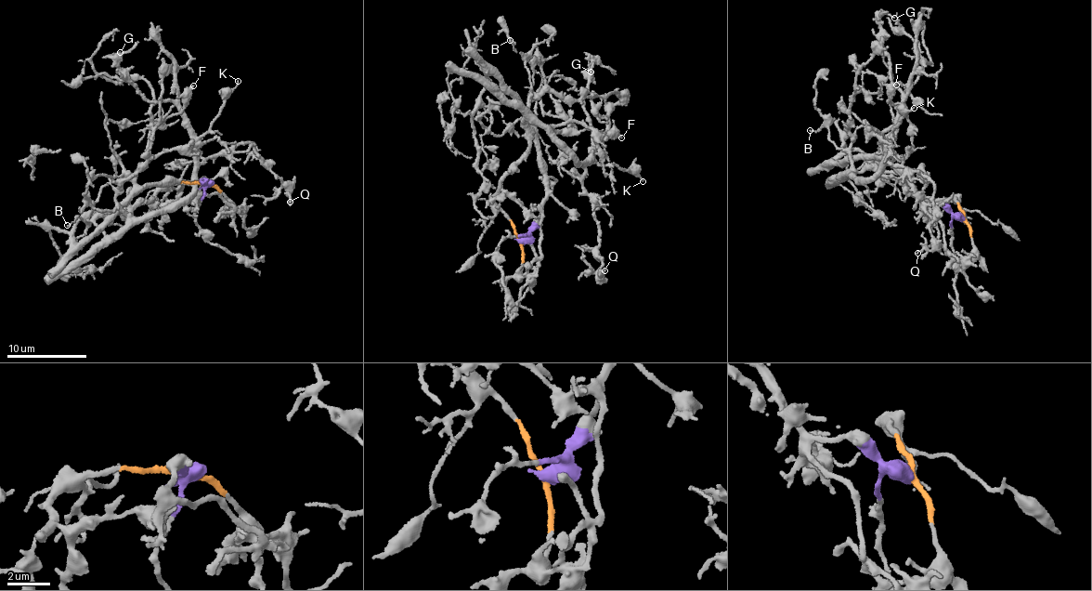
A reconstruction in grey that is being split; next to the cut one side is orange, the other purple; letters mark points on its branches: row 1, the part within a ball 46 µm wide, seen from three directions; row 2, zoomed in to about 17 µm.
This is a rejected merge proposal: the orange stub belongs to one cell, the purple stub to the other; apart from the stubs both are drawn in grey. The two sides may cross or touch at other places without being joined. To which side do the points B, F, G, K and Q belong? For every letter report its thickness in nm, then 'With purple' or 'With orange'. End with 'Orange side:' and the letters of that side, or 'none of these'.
B: Thickness 100 nm. With orange
F: Thickness 340 nm. With purple
G: Thickness 120 nm. With orange
K: Thickness 130 nm. With orange
Q: Thickness 160 nm. With orange
Orange side: B, G, K, Q

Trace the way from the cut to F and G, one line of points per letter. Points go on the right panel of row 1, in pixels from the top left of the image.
F: (962, 218), (940, 204), (922, 202), (908, 179), (882, 160), (882, 131), (900, 112), (888, 103), (895, 84)
G: (963, 217), (955, 199), (921, 198), (877, 171), (851, 175), (880, 165), (902, 98), (880, 13), (894, 18)

